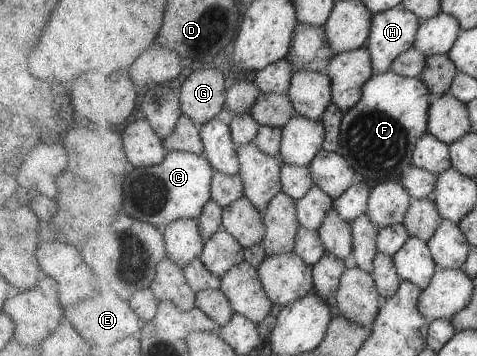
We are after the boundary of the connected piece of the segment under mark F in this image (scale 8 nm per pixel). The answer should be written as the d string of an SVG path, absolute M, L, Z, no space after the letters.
M450 54L430 55L419 77L404 78L391 70L374 73L363 86L363 97L352 110L345 112L341 125L342 148L338 152L356 171L354 184L364 181L372 190L377 184L402 179L404 168L412 166L414 151L420 138L429 133L430 93L443 96L449 92L459 73Z

